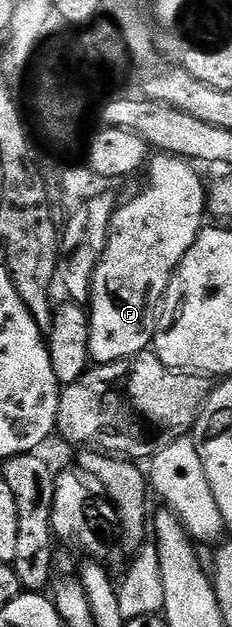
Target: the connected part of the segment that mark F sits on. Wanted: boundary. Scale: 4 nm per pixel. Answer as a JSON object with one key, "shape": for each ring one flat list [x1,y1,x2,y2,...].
{"shape":[[154,155,148,161,149,177,141,192,126,204,116,205,109,241,95,270,87,305,89,358,94,365,140,356,152,345,157,314,173,272,207,224,207,184,196,170,179,156]]}

